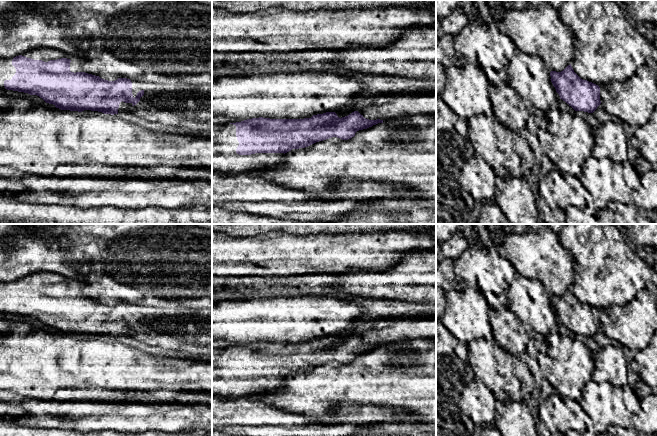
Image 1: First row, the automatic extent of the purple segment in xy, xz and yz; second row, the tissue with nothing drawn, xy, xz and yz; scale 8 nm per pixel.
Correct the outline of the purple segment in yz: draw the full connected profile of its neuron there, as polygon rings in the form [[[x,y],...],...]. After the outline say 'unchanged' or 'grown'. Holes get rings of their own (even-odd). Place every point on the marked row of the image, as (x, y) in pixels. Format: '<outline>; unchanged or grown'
[[[571,64],[563,71],[551,71],[551,82],[559,94],[575,111],[593,113],[601,104],[600,87],[592,82],[581,79]]]; unchanged

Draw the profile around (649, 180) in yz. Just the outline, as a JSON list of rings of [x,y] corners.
[[[652,170],[640,177],[641,188],[647,192],[643,208],[657,211],[657,170]]]

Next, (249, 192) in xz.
[[[212,170],[212,206],[227,211],[245,212],[260,216],[272,216],[281,219],[295,220],[300,222],[340,222],[341,217],[334,219],[332,215],[323,212],[298,211],[295,207],[297,202],[302,201],[331,201],[331,202],[354,202],[359,208],[360,203],[385,198],[404,197],[407,188],[397,184],[373,180],[339,179],[333,184],[335,191],[327,198],[310,196],[295,188],[288,188],[274,180],[266,179],[258,174],[258,171],[224,174]]]

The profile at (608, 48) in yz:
[[[567,0],[558,10],[563,24],[575,39],[575,55],[571,66],[583,80],[599,87],[609,82],[624,82],[636,74],[637,69],[646,64],[648,58],[657,61],[657,49],[624,16],[620,7],[612,0]]]

